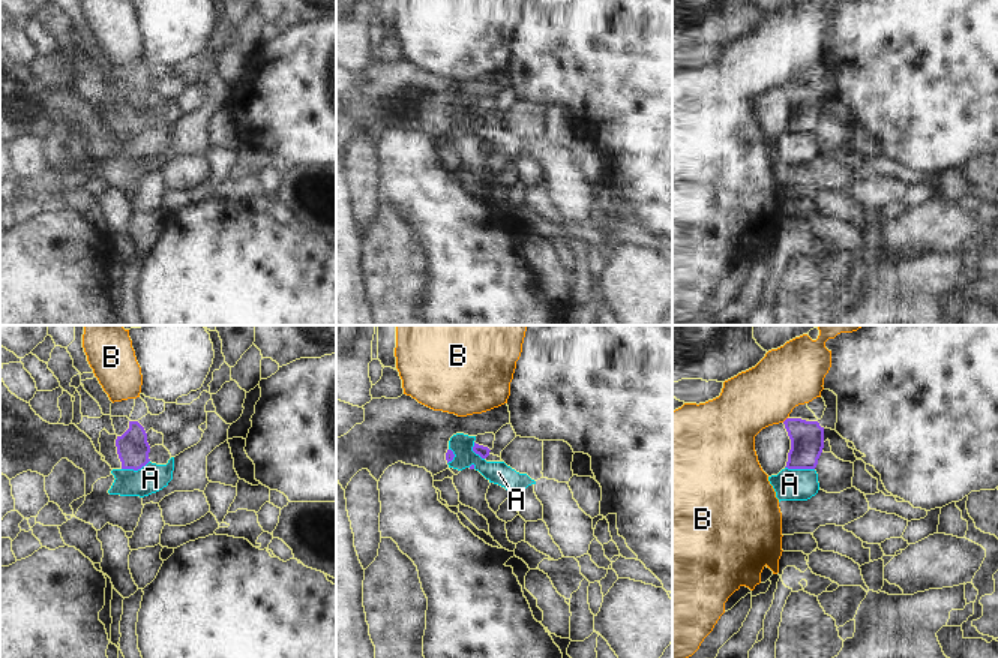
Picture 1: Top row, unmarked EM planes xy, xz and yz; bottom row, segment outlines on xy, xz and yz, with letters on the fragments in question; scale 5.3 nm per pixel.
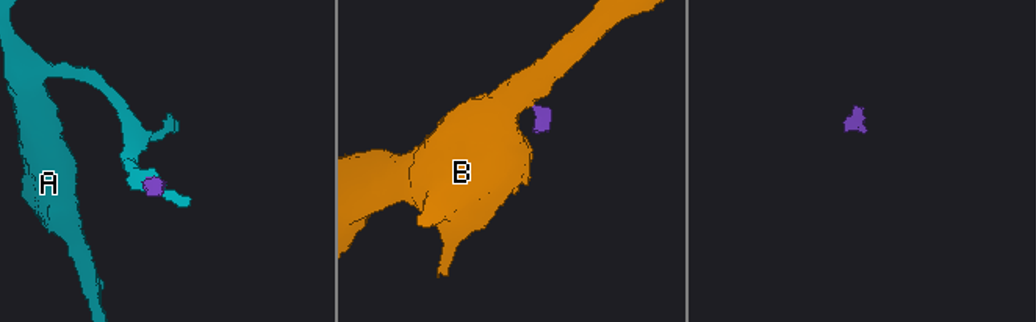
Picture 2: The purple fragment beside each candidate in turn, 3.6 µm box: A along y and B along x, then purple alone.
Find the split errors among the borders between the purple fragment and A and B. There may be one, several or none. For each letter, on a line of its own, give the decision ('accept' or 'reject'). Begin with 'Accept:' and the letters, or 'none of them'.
Accept: none of them
A: reject
B: reject

